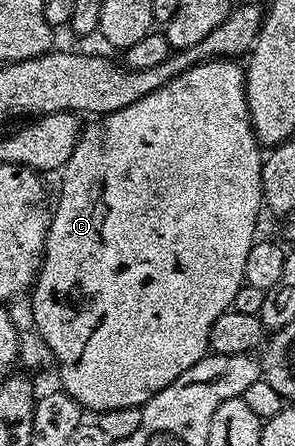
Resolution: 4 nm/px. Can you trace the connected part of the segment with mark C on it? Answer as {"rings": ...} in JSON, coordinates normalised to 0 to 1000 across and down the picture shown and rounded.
{"rings":[[[793,130],[688,135],[624,166],[583,175],[536,206],[420,238],[420,247],[366,251],[342,262],[319,296],[281,285],[264,307],[264,330],[244,336],[224,374],[207,379],[210,433],[197,460],[180,460],[169,511],[156,520],[156,570],[142,576],[142,603],[108,639],[108,695],[122,704],[122,731],[169,778],[180,814],[197,816],[197,843],[210,850],[207,877],[227,879],[281,917],[308,926],[363,924],[397,915],[478,915],[556,865],[597,857],[624,830],[664,821],[712,780],[712,751],[732,713],[776,697],[800,659],[834,635],[827,594],[841,561],[854,561],[875,511],[875,482],[895,475],[885,430],[885,377],[892,334],[847,280],[834,226],[834,164],[824,146]]]}

